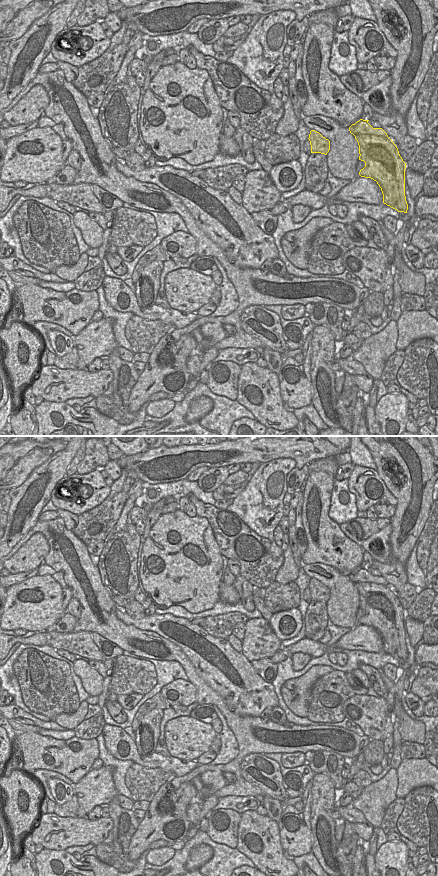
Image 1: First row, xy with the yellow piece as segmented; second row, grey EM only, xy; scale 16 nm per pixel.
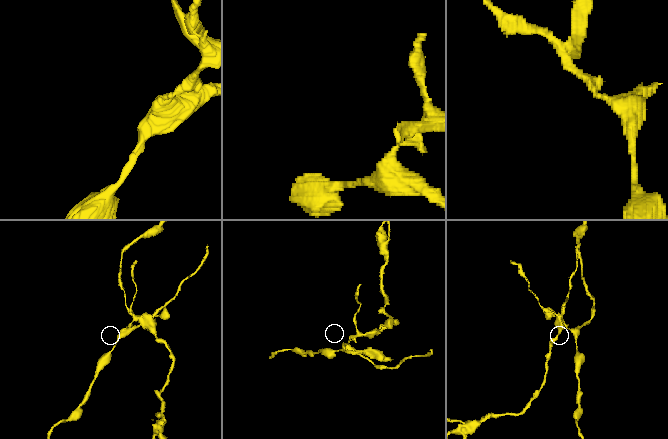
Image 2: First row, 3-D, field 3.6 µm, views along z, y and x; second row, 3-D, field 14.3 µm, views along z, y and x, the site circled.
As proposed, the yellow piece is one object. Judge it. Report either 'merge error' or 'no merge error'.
merge error

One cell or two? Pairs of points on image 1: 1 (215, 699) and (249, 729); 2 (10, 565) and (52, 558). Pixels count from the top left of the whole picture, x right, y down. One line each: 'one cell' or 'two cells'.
1: one cell
2: two cells

